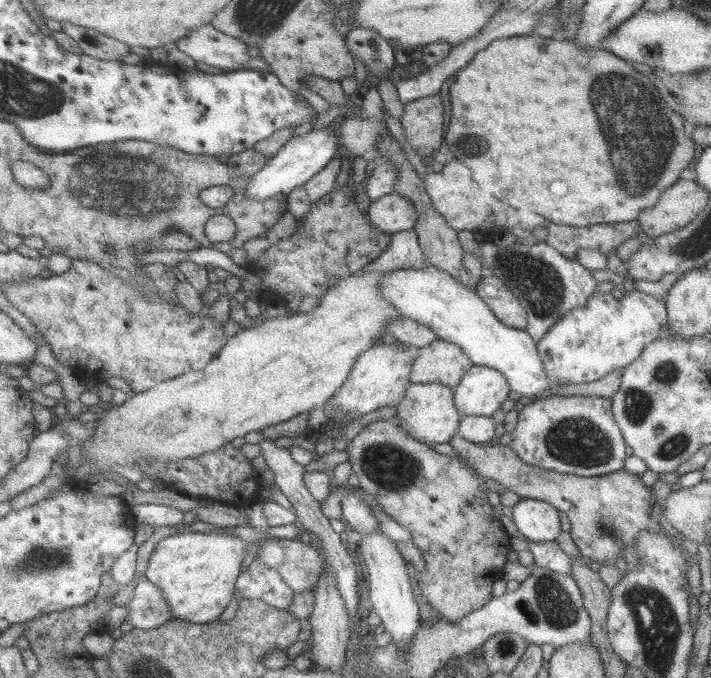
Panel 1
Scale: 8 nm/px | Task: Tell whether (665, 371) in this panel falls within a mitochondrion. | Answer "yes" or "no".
yes

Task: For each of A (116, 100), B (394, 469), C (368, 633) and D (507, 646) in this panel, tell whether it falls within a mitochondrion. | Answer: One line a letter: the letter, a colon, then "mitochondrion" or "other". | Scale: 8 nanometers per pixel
A: other
B: mitochondrion
C: other
D: mitochondrion

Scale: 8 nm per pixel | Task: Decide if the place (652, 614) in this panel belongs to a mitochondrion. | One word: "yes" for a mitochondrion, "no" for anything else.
yes

